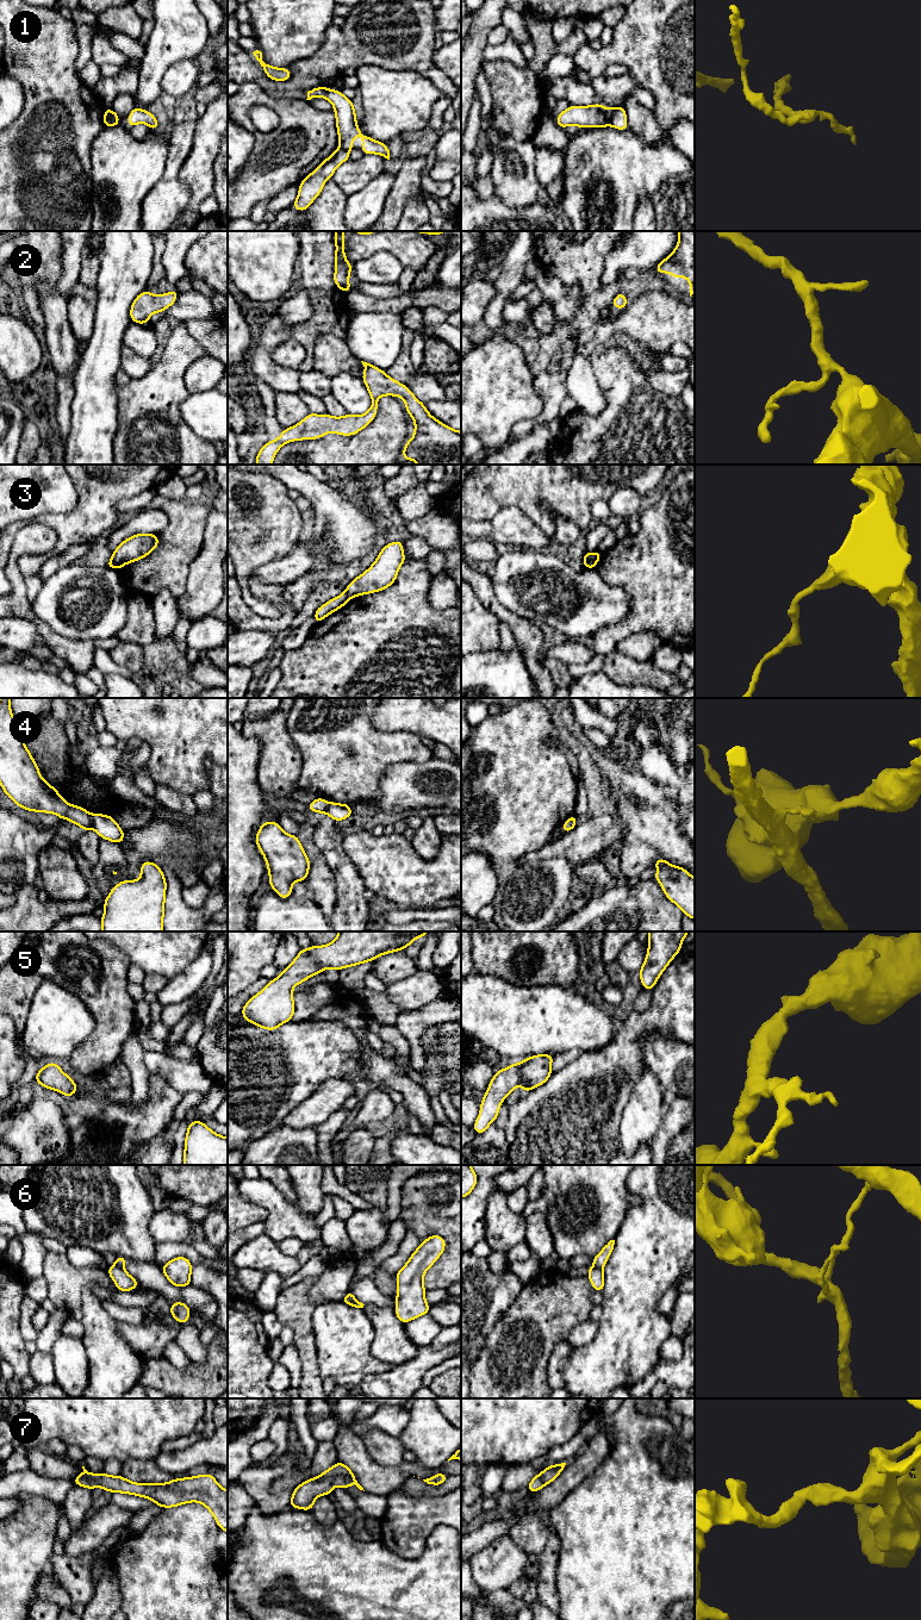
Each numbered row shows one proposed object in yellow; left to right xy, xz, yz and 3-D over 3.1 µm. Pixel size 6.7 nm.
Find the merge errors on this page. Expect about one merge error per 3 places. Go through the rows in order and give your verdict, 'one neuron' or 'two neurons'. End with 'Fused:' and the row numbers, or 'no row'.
1: two neurons
2: one neuron
3: two neurons
4: two neurons
5: one neuron
6: two neurons
7: one neuron
Fused: 1, 3, 4, 6

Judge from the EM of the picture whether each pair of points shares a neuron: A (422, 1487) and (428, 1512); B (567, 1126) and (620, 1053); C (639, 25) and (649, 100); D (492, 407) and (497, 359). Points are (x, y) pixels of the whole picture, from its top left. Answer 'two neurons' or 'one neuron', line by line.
A: two neurons
B: one neuron
C: two neurons
D: one neuron

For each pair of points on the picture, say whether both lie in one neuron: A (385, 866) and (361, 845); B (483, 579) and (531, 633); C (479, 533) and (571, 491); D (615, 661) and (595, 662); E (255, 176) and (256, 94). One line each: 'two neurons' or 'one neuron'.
A: one neuron
B: one neuron
C: two neurons
D: two neurons
E: one neuron

